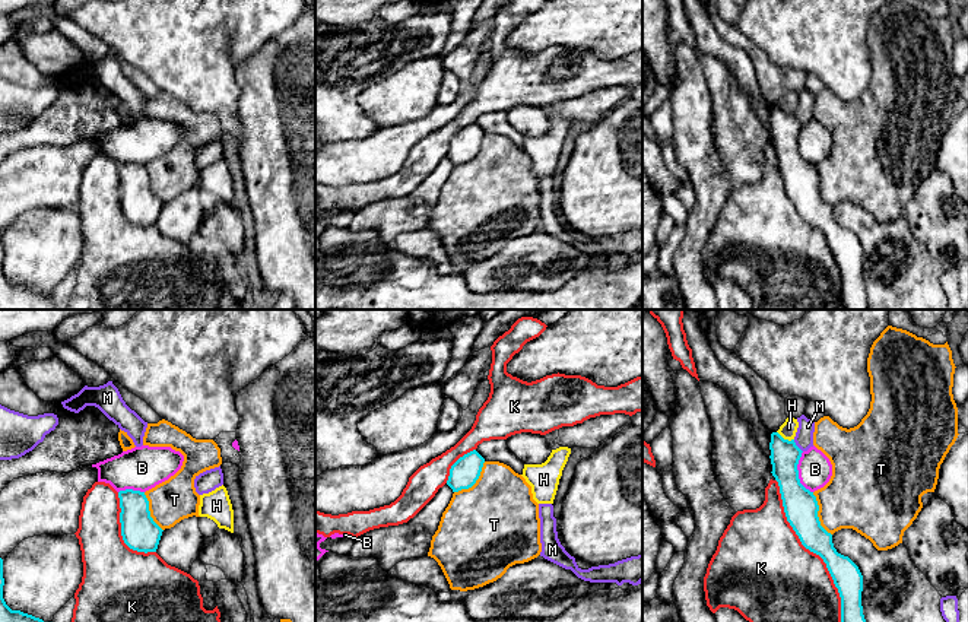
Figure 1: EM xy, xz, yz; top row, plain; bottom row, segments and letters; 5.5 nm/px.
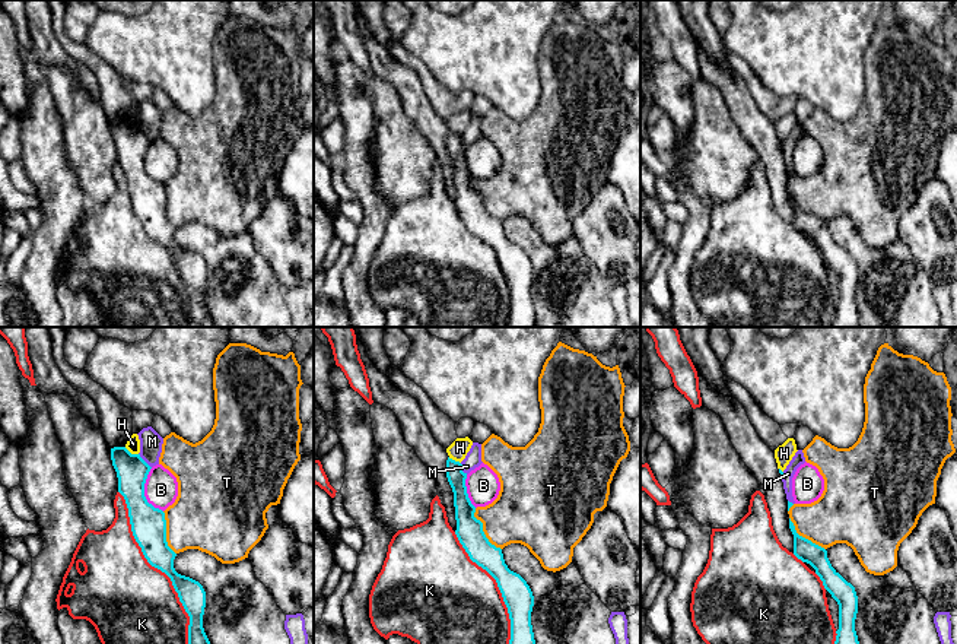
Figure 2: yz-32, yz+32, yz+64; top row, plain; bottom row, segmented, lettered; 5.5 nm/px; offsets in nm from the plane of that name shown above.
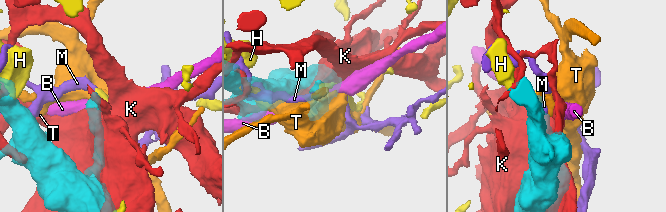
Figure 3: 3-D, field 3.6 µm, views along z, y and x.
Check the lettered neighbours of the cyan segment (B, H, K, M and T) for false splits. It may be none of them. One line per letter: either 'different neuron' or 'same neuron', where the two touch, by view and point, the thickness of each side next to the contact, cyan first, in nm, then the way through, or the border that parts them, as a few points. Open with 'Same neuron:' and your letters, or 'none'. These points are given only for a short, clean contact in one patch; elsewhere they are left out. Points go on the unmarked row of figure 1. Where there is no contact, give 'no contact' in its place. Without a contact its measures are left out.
Same neuron: none
B: different neuron; contact yz (797, 146); calibres 190 and 190 nm
H: different neuron; contact yz (786, 113); calibres 160 and 90 nm
K: different neuron; contact yz (818, 227); calibres 180 and 480 nm
M: different neuron; contact yz (796, 118); calibres 160 and 100 nm
T: different neuron; contact yz (816, 187); calibres 190 and 360 nm; border yz (812, 165), (818, 178), (818, 193), (831, 208)

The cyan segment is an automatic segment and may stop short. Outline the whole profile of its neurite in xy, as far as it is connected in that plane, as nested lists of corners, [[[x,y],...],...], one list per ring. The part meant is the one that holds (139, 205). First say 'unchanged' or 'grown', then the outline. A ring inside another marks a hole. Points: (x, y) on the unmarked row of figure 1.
unchanged | [[[126,162],[118,165],[118,171],[124,216],[137,225],[156,225],[164,203],[150,190],[145,165]]]

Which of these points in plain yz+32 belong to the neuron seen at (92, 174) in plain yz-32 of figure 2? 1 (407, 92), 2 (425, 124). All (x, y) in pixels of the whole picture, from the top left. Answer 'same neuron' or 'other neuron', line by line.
1: other neuron
2: other neuron

